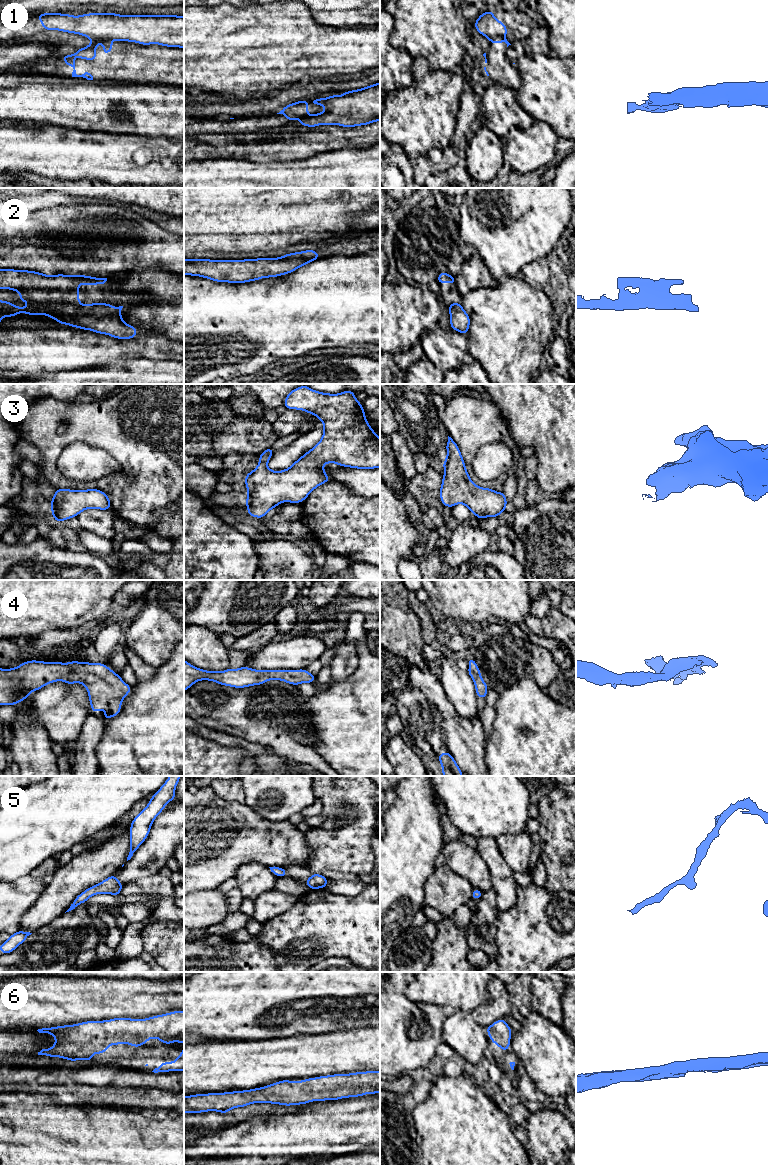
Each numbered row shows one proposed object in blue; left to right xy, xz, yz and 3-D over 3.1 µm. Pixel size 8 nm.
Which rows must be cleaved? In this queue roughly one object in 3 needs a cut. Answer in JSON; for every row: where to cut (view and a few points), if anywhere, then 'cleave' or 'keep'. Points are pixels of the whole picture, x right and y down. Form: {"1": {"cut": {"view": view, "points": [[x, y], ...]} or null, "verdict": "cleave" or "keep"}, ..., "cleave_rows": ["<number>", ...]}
{"1": {"cut": {"view": "xy", "points": [[112, 39], [93, 40]]}, "verdict": "cleave"}, "2": {"cut": null, "verdict": "keep"}, "3": {"cut": null, "verdict": "keep"}, "4": {"cut": null, "verdict": "keep"}, "5": {"cut": null, "verdict": "keep"}, "6": {"cut": null, "verdict": "keep"}, "cleave_rows": ["1"]}

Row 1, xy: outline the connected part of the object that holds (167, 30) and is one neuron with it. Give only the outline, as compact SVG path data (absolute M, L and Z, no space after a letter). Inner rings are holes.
M51 12L41 13L36 19L42 22L44 31L74 33L91 40L112 39L184 48L184 16L94 12L73 16Z

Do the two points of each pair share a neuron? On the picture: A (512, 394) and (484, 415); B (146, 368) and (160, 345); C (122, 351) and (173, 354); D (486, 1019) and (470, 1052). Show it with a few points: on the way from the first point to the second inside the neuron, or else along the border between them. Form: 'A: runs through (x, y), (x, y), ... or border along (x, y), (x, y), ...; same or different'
A: border along (493, 400), (508, 426); different
B: border along (153, 359), (173, 360); different
C: runs through (135, 349), (160, 349); same
D: border along (471, 1012), (474, 1019), (486, 1027); different

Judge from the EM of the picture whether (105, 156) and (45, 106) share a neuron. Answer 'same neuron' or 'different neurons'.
different neurons

